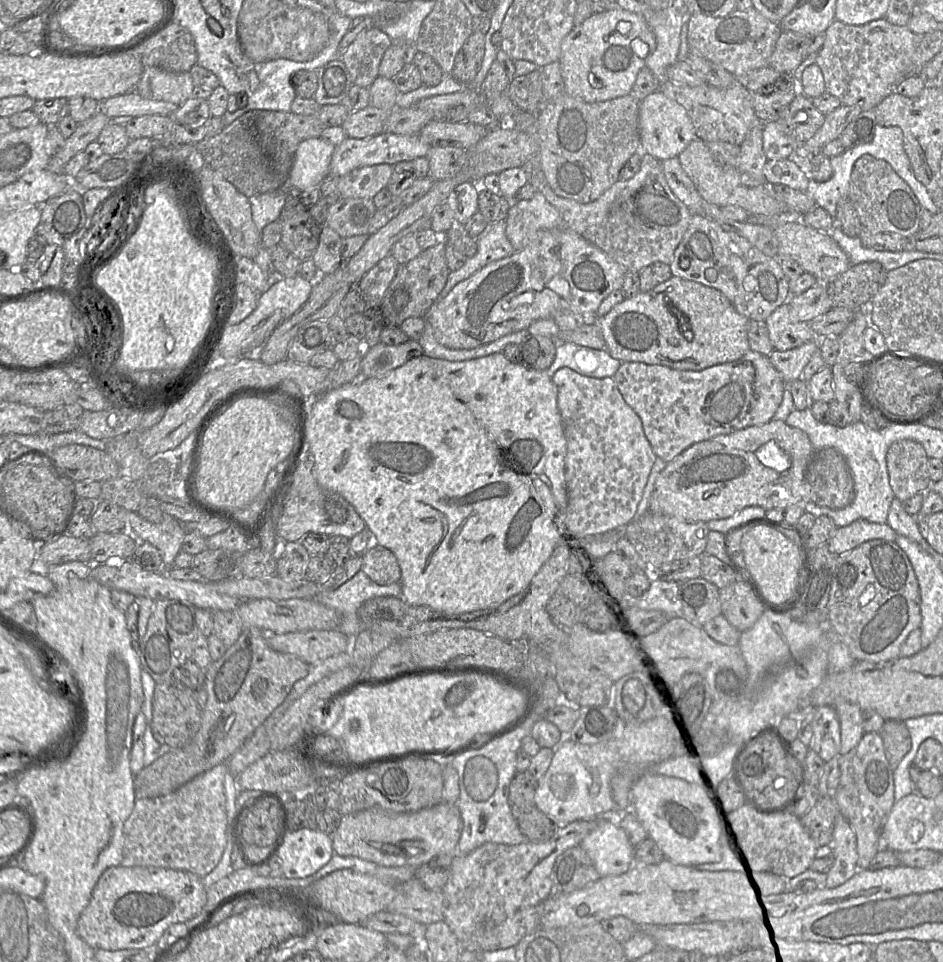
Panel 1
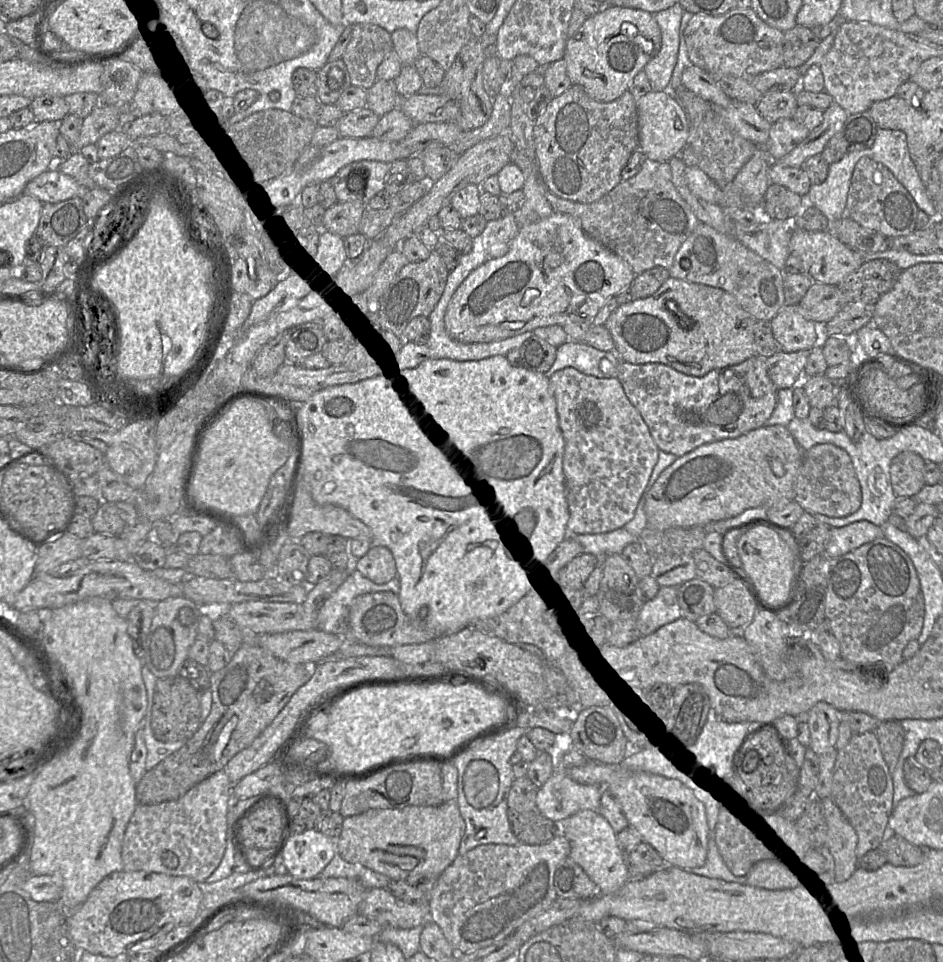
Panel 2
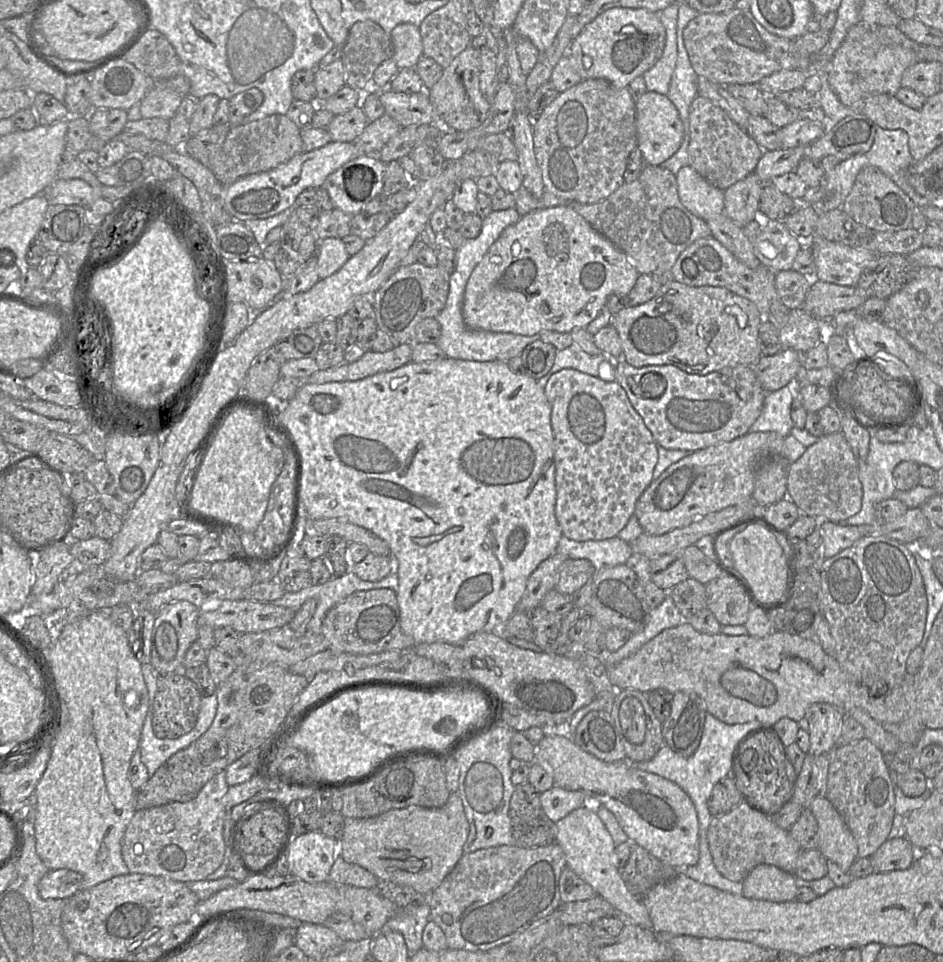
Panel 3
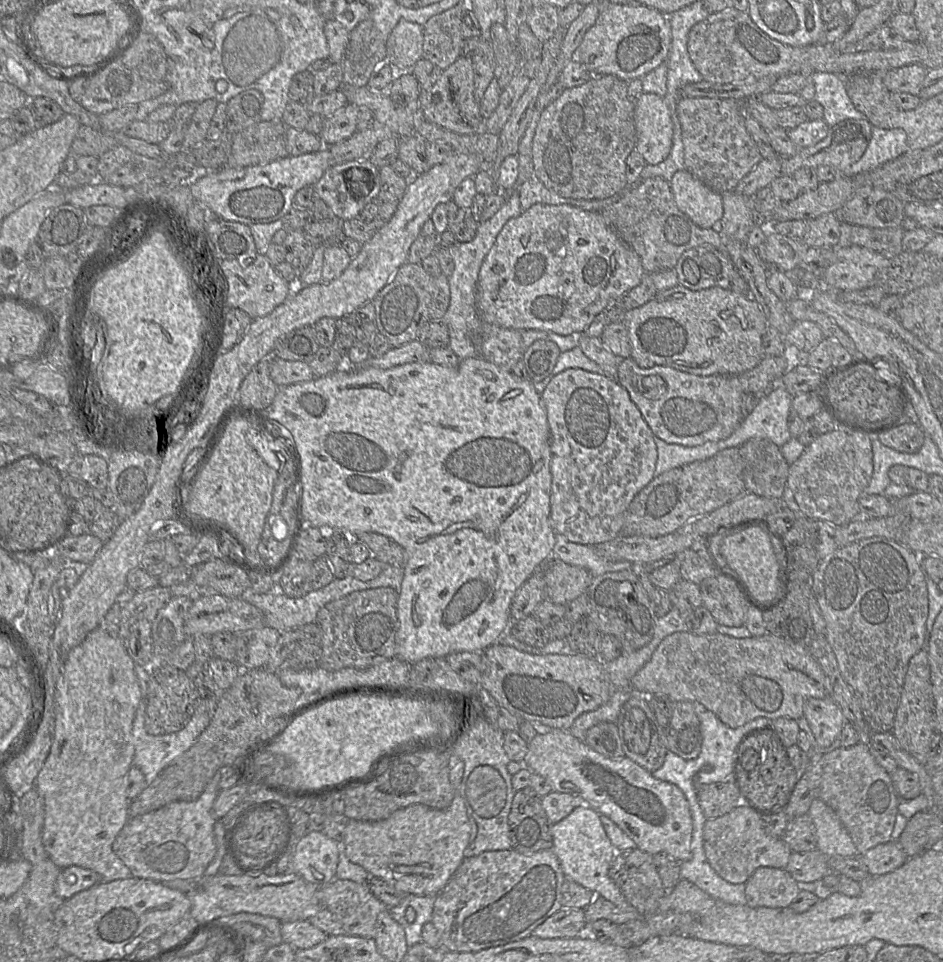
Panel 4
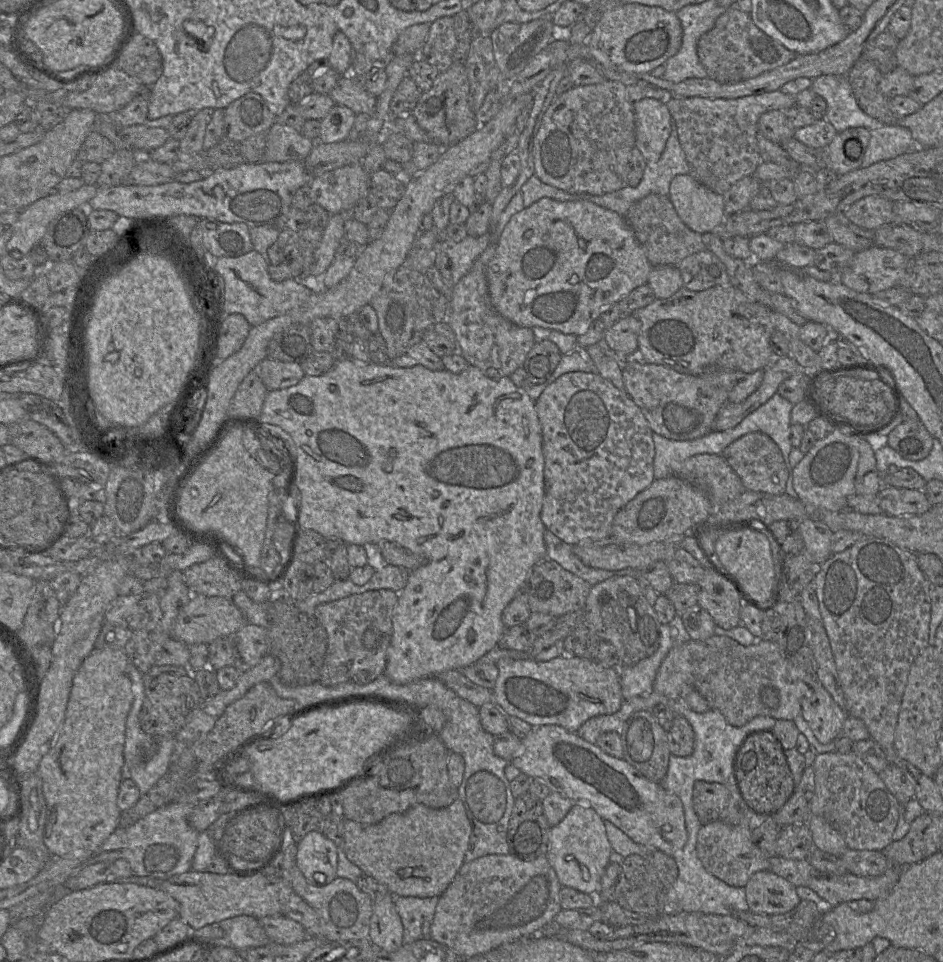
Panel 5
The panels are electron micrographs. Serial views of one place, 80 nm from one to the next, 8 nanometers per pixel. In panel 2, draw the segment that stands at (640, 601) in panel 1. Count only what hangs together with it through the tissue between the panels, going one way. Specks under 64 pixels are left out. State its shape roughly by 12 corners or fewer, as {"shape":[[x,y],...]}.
{"shape":[[661,586],[636,619],[640,637],[682,617],[677,587]]}

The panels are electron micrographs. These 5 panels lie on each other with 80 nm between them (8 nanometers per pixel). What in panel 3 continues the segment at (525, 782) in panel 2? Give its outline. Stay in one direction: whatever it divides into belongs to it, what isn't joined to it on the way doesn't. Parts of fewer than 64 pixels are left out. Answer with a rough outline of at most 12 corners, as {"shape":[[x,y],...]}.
{"shape":[[529,781],[514,787],[509,818],[517,846],[556,842],[556,823]]}

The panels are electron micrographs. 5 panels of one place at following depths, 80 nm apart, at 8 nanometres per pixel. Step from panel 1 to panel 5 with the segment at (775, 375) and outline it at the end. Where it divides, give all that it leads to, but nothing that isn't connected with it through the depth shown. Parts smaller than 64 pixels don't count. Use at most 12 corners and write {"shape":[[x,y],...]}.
{"shape":[[620,358],[626,393],[652,431],[713,430],[725,390],[702,376]]}

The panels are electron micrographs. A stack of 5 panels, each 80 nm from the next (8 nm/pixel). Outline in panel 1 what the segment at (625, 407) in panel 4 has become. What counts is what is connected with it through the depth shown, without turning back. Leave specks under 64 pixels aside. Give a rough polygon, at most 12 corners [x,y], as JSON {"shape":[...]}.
{"shape":[[553,376],[571,531],[633,521],[655,454],[613,377]]}

